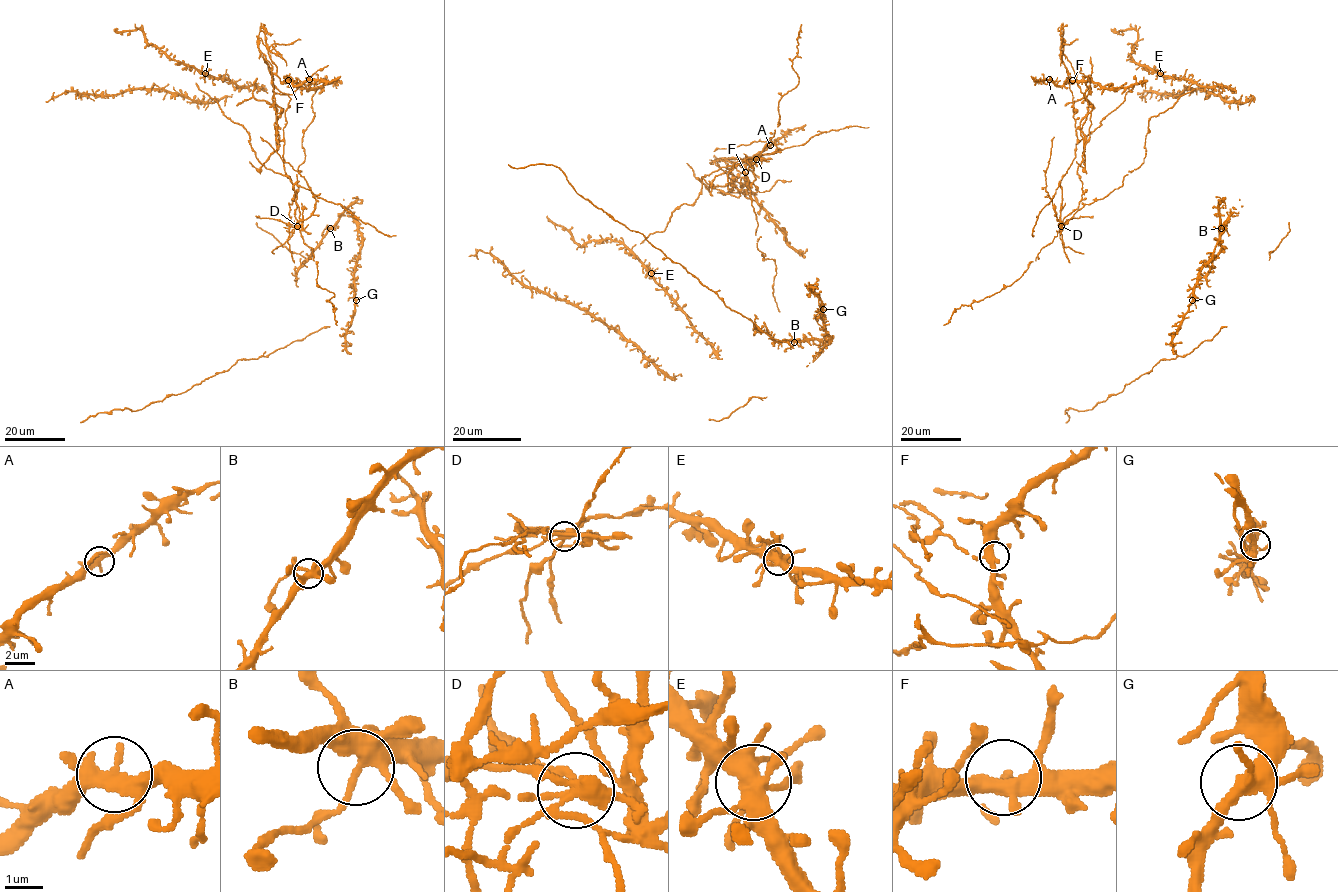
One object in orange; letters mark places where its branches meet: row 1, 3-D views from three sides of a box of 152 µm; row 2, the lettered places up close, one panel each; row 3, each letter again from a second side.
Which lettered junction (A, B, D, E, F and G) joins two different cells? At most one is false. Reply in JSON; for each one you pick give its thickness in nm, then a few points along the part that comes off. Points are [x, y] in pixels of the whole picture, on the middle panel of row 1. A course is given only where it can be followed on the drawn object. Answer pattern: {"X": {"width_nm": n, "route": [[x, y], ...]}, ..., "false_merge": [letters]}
{"D": {"width_nm": 320, "route": [[756, 158], [756, 178], [750, 183], [742, 177], [741, 189], [727, 164], [712, 161], [728, 160], [739, 171]]}, "false_merge": ["D"]}

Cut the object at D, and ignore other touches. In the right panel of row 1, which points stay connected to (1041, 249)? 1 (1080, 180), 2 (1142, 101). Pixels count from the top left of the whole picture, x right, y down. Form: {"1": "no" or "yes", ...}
{"1": "no", "2": "yes"}

